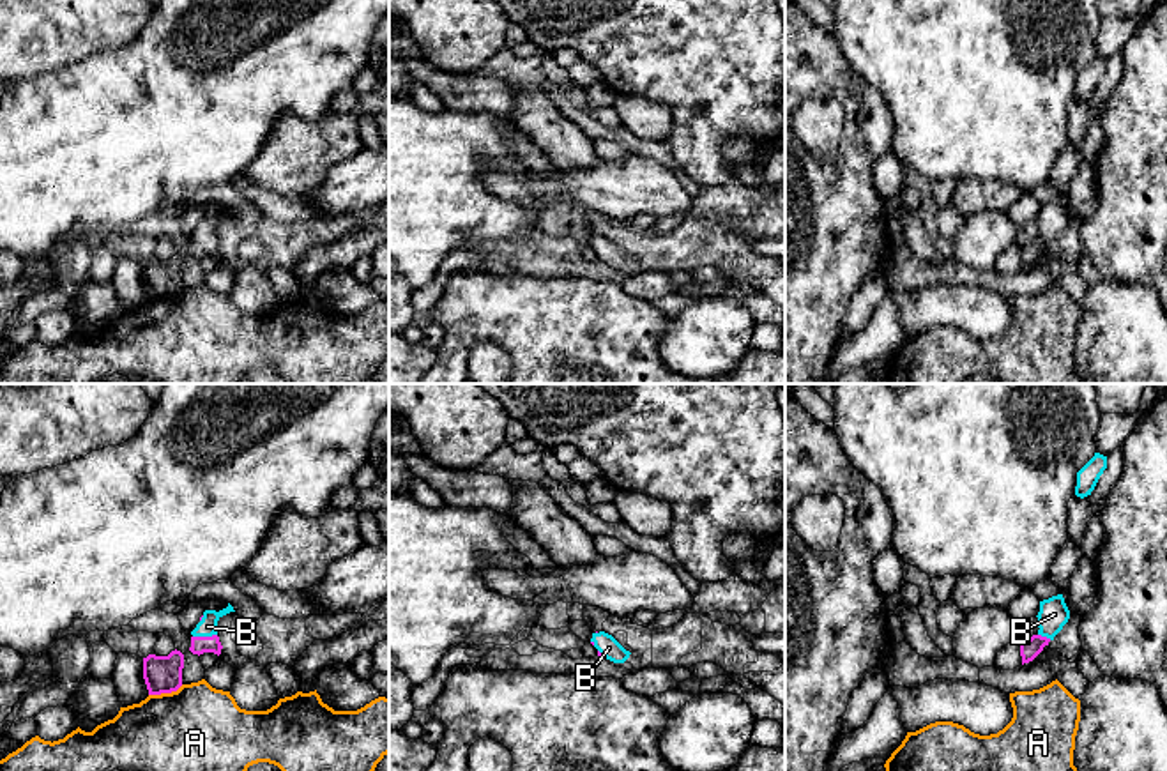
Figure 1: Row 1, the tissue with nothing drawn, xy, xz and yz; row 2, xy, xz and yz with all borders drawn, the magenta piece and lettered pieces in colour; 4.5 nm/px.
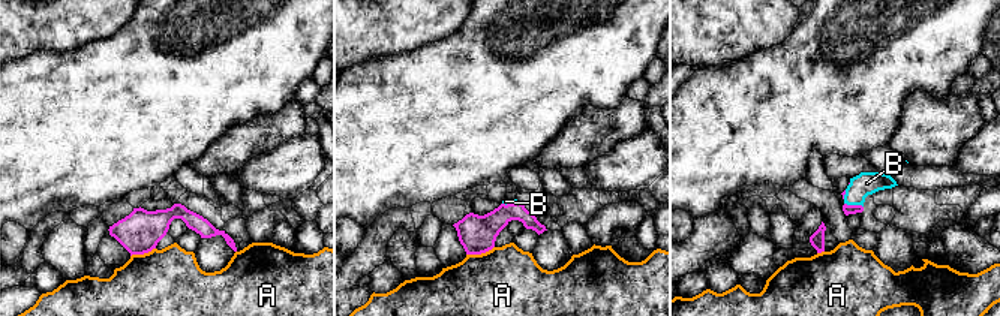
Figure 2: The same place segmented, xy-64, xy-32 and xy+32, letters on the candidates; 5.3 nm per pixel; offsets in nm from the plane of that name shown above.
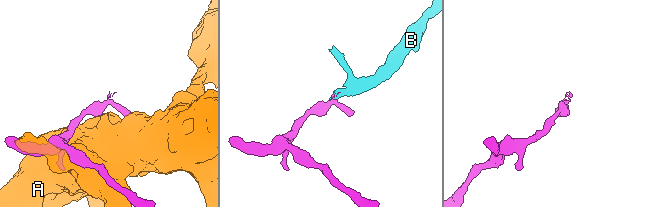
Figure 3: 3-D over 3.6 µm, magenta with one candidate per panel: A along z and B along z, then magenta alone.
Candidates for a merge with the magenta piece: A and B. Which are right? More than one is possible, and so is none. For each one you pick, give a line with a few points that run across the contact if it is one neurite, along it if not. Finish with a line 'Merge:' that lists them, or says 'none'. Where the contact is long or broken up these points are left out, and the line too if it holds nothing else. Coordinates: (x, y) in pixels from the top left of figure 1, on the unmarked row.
B: line xy (198, 248), (204, 241), (207, 230)
Merge: B

